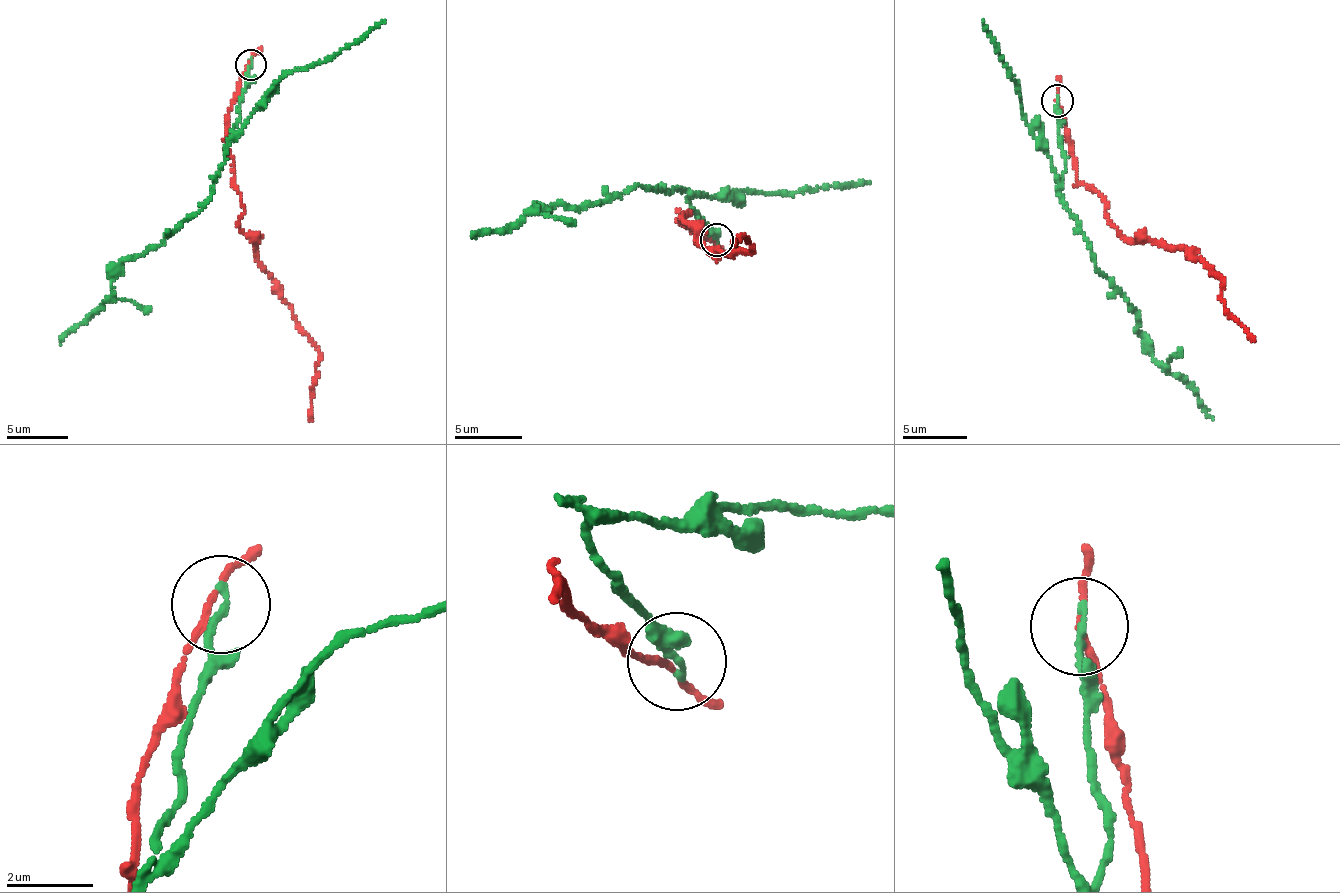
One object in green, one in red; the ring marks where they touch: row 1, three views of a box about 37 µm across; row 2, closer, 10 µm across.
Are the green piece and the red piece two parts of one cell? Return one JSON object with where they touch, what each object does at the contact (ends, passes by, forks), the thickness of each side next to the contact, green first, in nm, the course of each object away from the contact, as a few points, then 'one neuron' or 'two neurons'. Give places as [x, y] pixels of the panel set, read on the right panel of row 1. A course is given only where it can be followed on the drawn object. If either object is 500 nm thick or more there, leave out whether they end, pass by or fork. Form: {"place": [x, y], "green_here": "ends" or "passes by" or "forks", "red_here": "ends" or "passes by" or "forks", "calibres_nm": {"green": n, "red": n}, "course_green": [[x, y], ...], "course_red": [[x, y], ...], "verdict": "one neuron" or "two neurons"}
{"place": [1057, 101], "green_here": "ends", "red_here": "passes by", "calibres_nm": {"green": 170, "red": 120}, "course_green": [[1058, 101], [1065, 163], [1060, 196], [1092, 258], [1128, 304], [1152, 358], [1187, 384], [1213, 419]], "course_red": [[1058, 103], [1080, 182], [1102, 197], [1105, 216], [1127, 238], [1177, 246], [1224, 280], [1224, 309], [1254, 341]], "verdict": "two neurons"}

